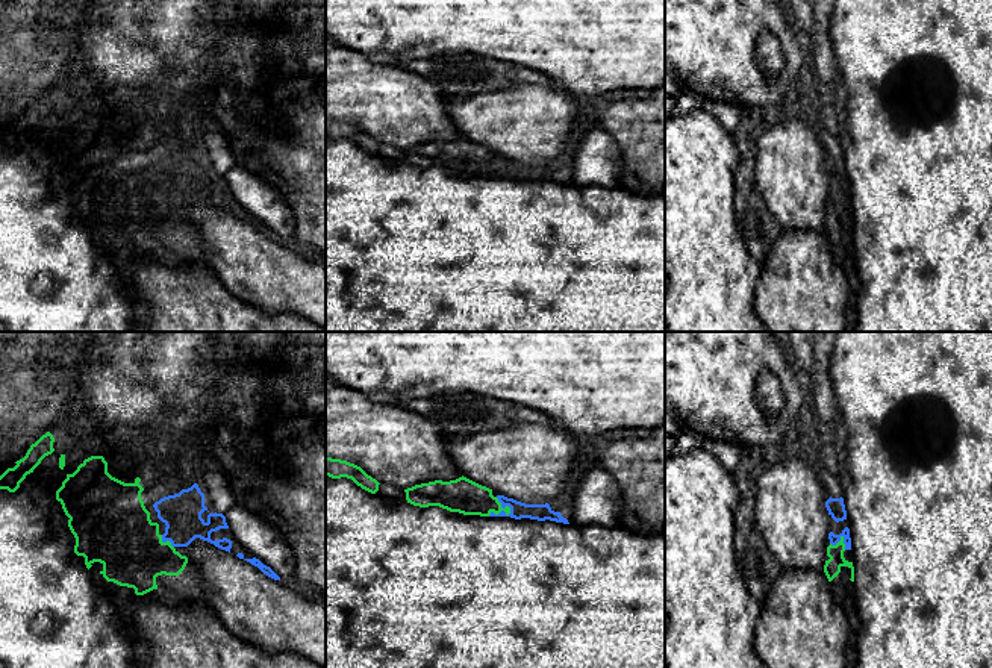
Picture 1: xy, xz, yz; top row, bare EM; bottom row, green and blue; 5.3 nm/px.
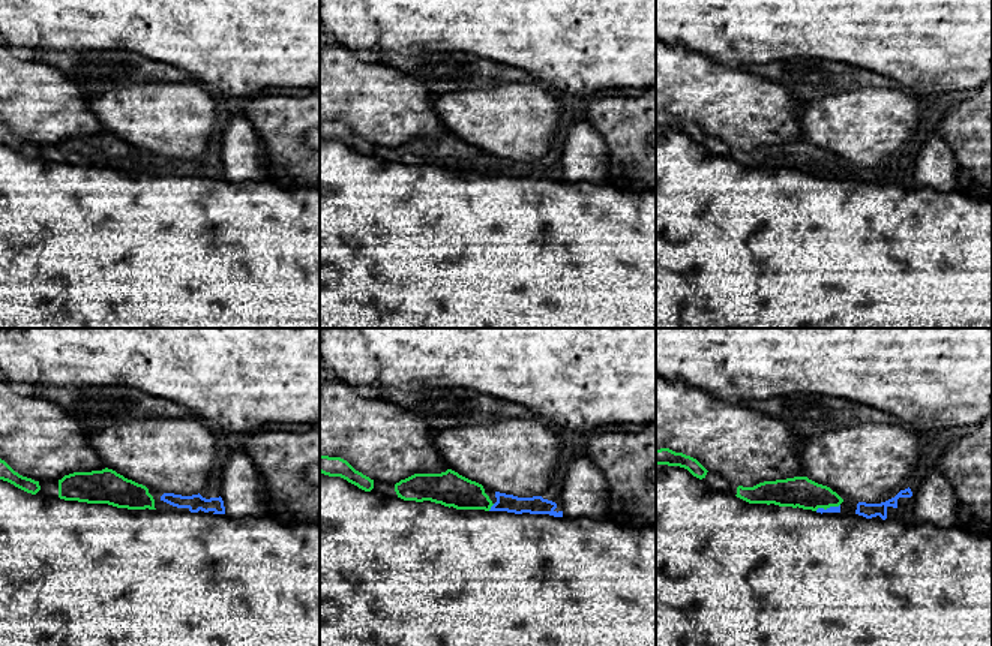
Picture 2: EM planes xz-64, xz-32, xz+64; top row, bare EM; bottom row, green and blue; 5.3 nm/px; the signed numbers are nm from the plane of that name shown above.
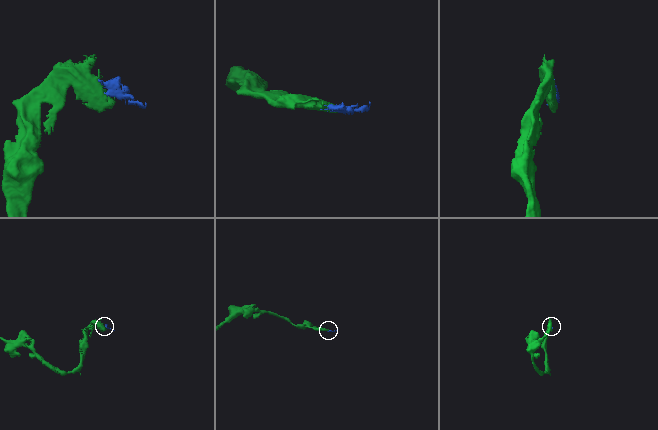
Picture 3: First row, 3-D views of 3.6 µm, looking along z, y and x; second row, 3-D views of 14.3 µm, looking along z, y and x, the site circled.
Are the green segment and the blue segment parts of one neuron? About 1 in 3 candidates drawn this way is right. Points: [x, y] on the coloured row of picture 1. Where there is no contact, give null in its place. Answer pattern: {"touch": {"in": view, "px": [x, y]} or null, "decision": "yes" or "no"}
{"touch": {"in": "xz", "px": [499, 512]}, "decision": "yes"}

